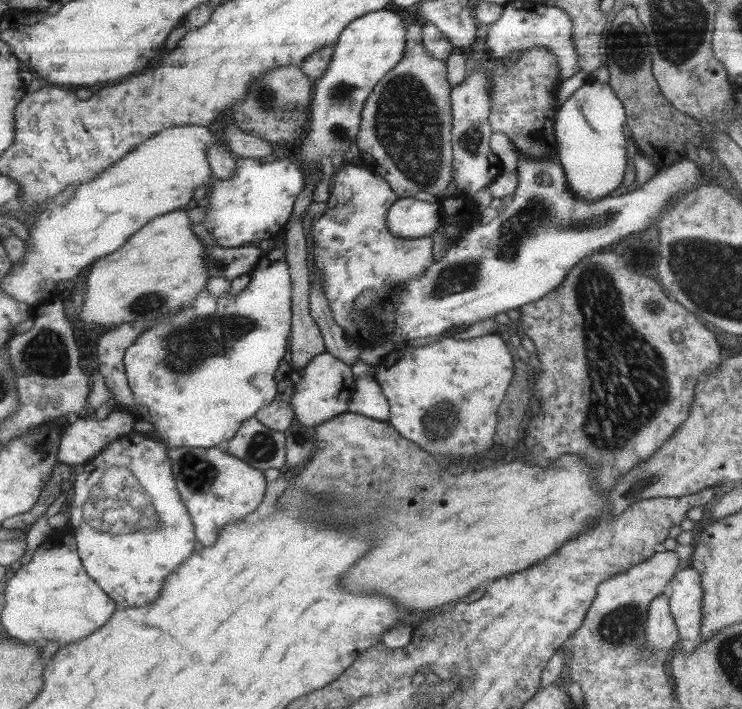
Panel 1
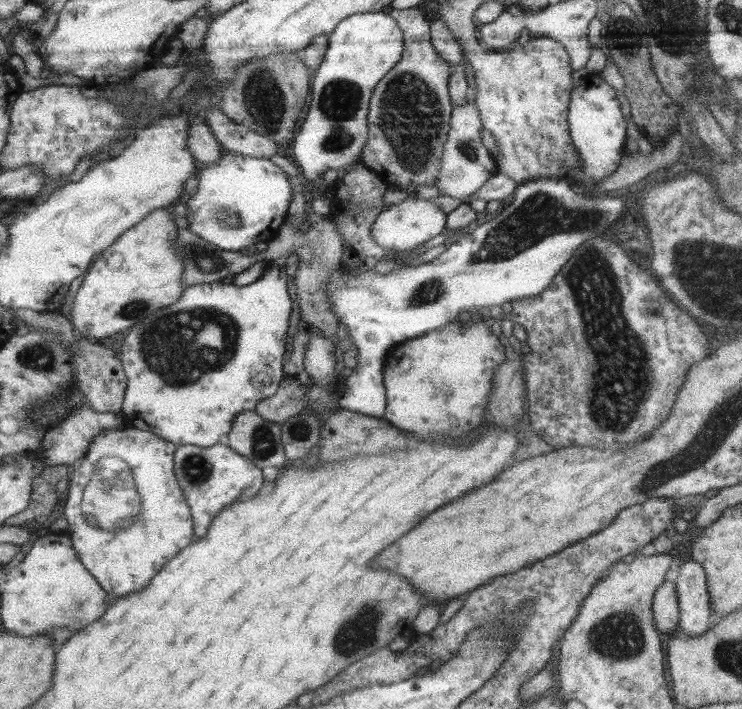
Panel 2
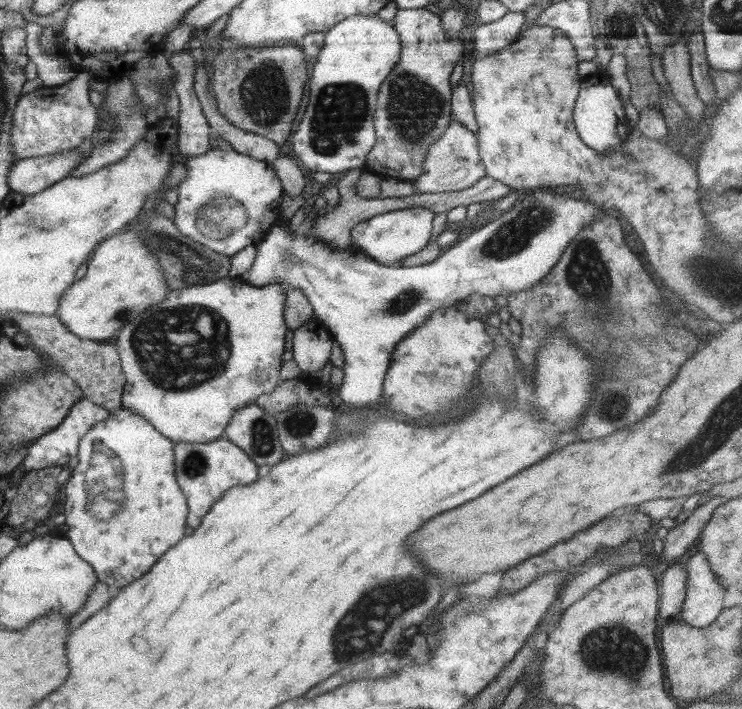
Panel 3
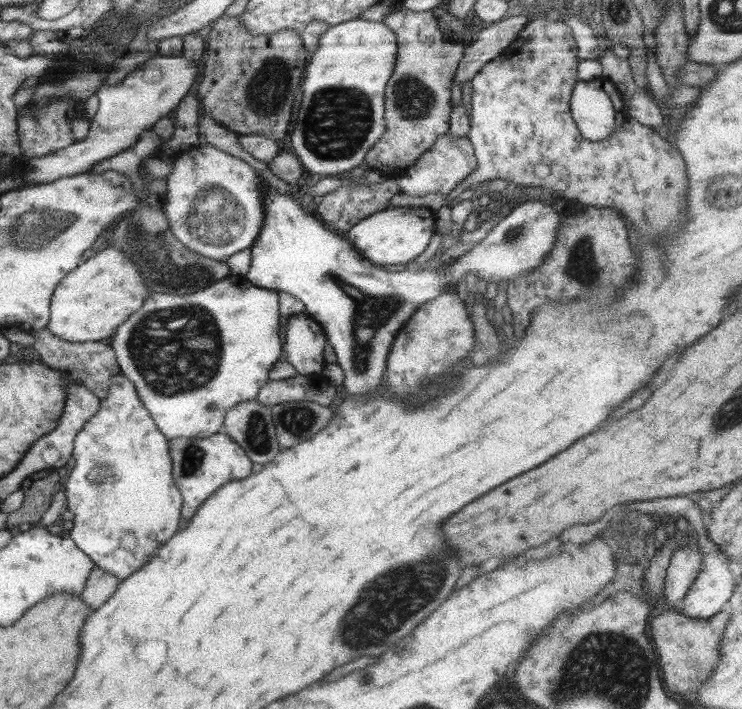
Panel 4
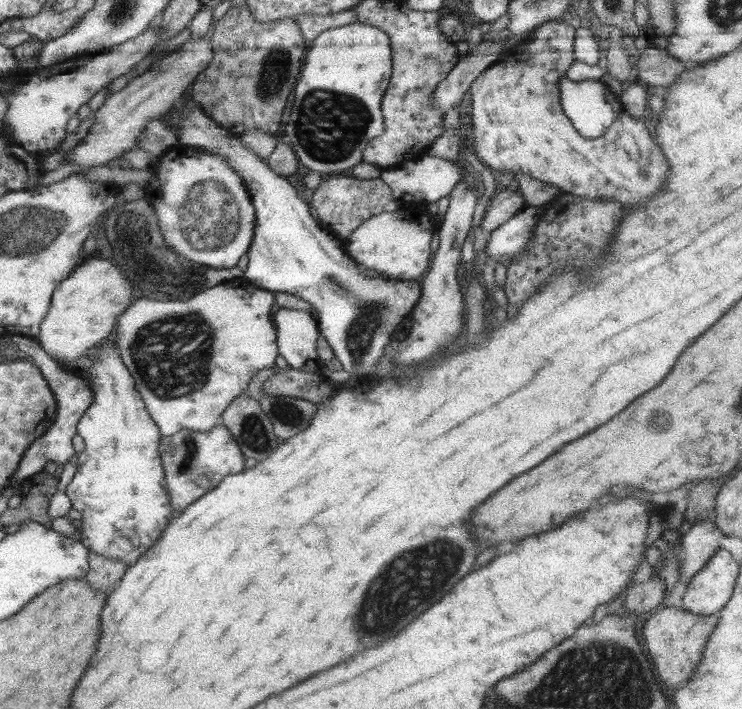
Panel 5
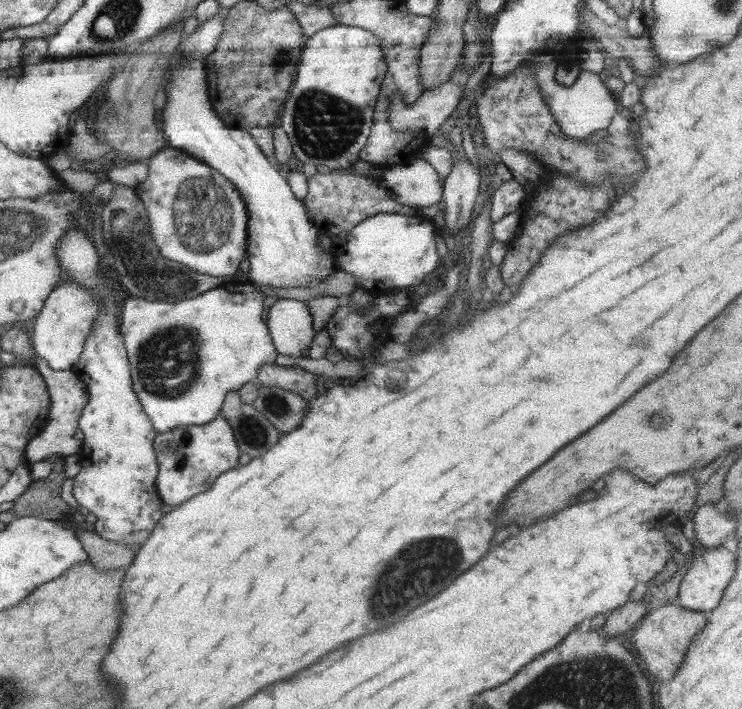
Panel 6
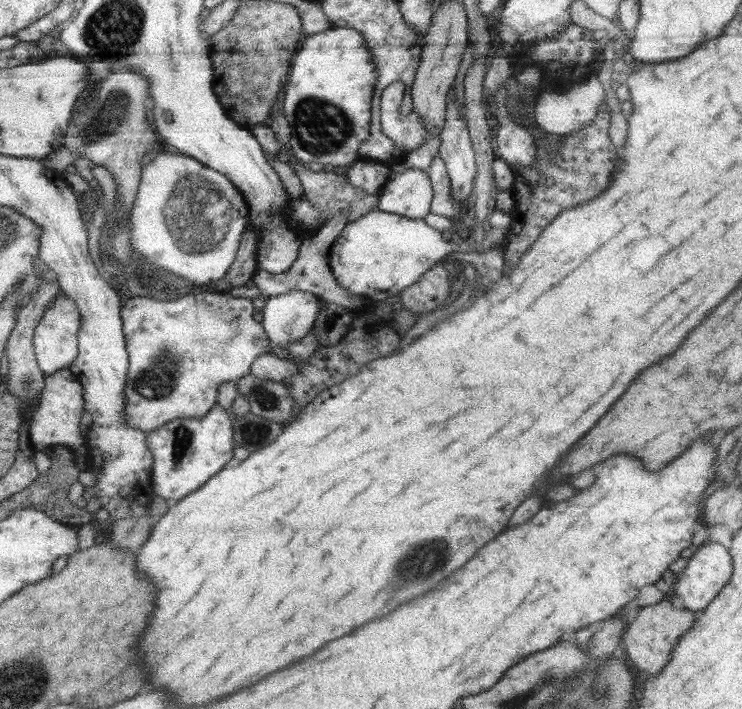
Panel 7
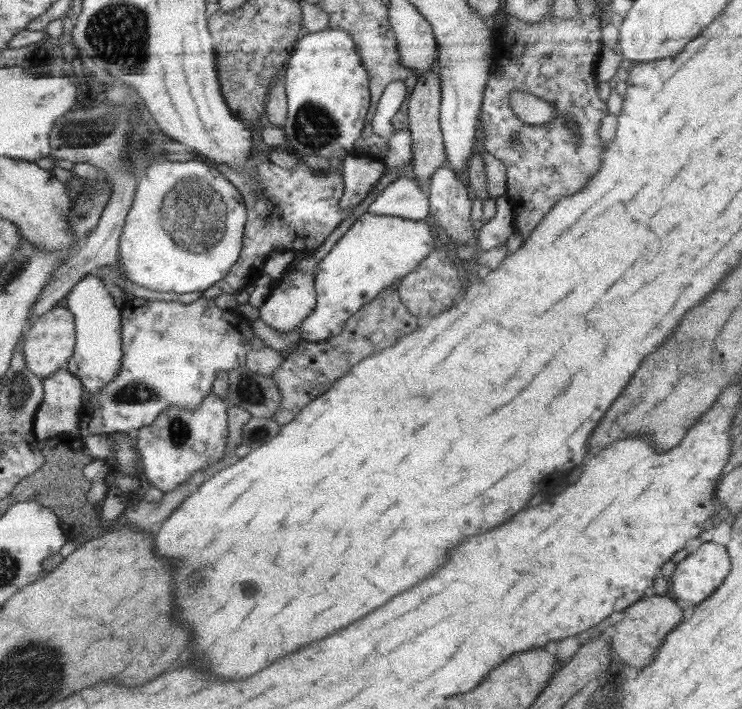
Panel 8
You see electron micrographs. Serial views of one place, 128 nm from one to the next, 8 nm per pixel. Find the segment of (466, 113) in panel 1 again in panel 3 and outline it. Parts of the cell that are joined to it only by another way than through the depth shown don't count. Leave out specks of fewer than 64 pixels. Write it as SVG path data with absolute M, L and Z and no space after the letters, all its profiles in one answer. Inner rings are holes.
M453 119L444 134L428 149L423 171L411 183L417 193L453 192L474 186L484 176L486 171L479 155L477 136Z

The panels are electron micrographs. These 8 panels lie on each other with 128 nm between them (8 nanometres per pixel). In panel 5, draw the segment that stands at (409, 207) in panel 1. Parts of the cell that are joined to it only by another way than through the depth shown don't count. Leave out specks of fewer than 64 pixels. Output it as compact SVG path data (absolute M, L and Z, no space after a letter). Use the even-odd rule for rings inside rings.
M399 208L371 216L342 241L342 246L362 268L371 268L380 275L398 280L420 281L430 266L430 241L436 229L435 217Z

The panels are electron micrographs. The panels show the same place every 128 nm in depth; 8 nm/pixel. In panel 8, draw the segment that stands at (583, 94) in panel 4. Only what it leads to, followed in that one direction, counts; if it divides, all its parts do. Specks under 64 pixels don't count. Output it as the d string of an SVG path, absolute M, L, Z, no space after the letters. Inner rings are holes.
M514 90L509 95L510 110L516 118L529 125L540 125L556 117L556 110L547 100L529 92Z

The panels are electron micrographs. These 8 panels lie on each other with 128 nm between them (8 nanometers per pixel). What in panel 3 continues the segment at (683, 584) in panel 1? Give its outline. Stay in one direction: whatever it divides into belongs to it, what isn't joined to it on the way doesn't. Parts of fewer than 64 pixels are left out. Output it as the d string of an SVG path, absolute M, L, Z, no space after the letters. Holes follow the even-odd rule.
M693 549L683 560L687 572L686 596L680 617L690 626L704 628L723 611L726 586L713 574L706 555Z

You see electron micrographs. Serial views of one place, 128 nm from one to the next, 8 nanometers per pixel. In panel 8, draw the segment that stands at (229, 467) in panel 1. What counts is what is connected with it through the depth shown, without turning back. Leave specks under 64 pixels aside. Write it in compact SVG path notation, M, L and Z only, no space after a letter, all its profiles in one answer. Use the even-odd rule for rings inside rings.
M211 392L194 410L169 406L152 424L140 428L134 435L144 476L163 493L172 492L195 472L209 470L225 455L229 435L226 402ZM198 444L204 446L202 452L194 450Z

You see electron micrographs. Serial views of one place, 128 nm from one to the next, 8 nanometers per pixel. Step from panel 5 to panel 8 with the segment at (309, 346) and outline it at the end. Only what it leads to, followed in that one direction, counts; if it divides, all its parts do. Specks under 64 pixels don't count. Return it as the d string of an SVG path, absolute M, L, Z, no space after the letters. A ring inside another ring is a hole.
M406 163L401 169L394 169L387 175L384 175L374 186L374 190L355 208L355 211L347 218L344 219L328 236L328 238L319 246L312 255L302 259L298 264L292 265L292 267L284 273L280 278L275 279L275 287L271 290L270 296L265 300L263 305L259 308L259 319L263 320L268 327L274 328L280 333L295 332L300 329L300 324L303 320L310 316L313 308L316 306L316 291L315 291L315 277L314 270L318 263L330 252L330 249L336 244L336 241L346 234L346 231L354 224L354 221L367 211L369 204L374 202L376 196L382 193L384 188L388 187L398 177L412 177L413 176L413 164Z

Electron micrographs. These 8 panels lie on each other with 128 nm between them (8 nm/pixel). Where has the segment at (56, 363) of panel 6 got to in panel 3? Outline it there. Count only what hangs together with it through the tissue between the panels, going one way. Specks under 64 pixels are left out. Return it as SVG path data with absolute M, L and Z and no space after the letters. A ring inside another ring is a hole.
M143 213L142 220L101 241L88 263L86 275L75 280L60 297L56 315L76 336L99 342L113 341L125 324L150 306L166 300L170 290L163 270L143 239L144 221L151 214Z

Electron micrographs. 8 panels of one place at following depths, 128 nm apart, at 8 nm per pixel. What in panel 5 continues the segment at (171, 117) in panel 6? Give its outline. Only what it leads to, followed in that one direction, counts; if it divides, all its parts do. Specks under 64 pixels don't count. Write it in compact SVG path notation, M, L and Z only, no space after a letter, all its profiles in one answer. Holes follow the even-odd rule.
M188 97L188 114L181 116L179 144L196 147L206 152L222 155L225 161L240 175L242 184L251 197L255 208L255 233L247 255L247 269L240 274L258 288L275 292L286 292L311 304L312 315L317 319L319 334L322 335L334 356L340 360L343 369L350 374L375 374L384 346L389 343L391 334L398 328L401 320L406 318L417 305L421 295L421 283L415 280L398 280L378 274L370 277L362 272L362 267L345 251L342 240L331 234L312 216L311 205L297 194L296 188L278 172L272 170L265 159L252 152L241 141L240 136L220 127L210 119L202 107Z

